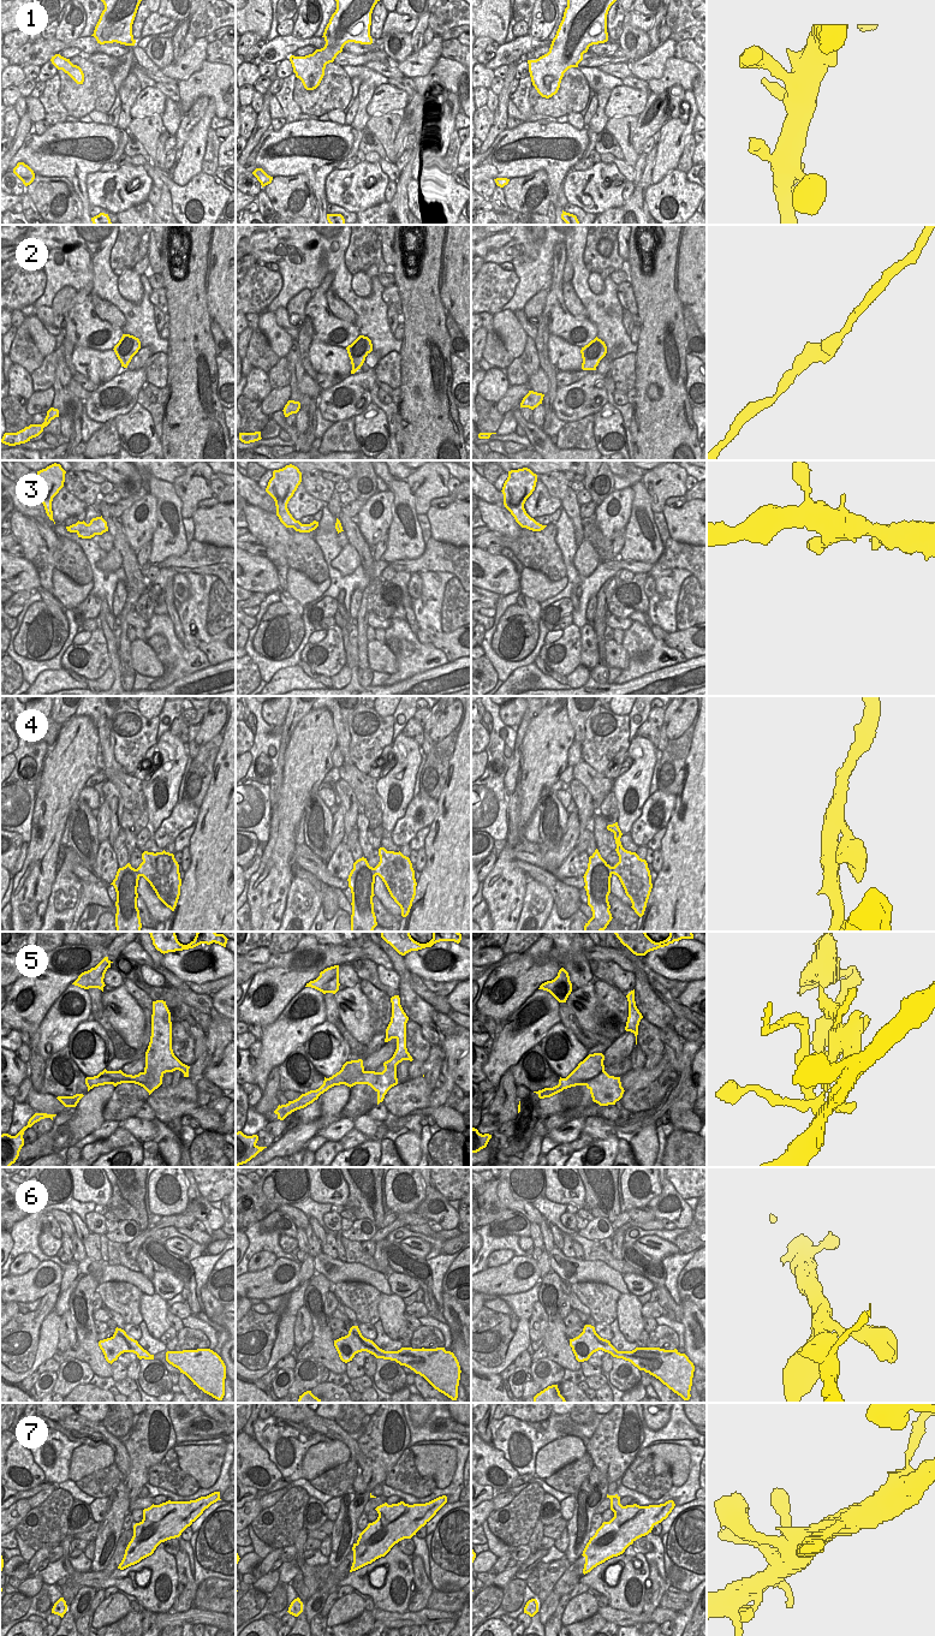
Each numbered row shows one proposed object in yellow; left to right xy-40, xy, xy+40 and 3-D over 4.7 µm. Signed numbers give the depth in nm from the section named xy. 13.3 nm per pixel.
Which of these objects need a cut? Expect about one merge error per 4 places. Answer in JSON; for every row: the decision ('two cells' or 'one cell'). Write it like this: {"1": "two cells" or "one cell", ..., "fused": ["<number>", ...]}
{"1": "one cell", "2": "one cell", "3": "one cell", "4": "one cell", "5": "two cells", "6": "one cell", "7": "one cell", "fused": ["5"]}

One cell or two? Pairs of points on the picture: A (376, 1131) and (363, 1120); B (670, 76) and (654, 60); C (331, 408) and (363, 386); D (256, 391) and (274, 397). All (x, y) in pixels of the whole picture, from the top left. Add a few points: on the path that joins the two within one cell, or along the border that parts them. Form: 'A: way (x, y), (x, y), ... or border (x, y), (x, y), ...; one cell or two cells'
A: way (373, 1129), (367, 1124); one cell
B: border (673, 55), (667, 59), (660, 77), (647, 81); two cells
C: way (340, 408), (350, 404), (353, 396); one cell
D: border (272, 390), (261, 400); two cells

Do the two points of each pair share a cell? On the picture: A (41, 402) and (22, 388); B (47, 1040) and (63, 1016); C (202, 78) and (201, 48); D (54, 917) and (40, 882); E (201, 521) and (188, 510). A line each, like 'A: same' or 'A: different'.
A: different
B: same
C: different
D: different
E: different

